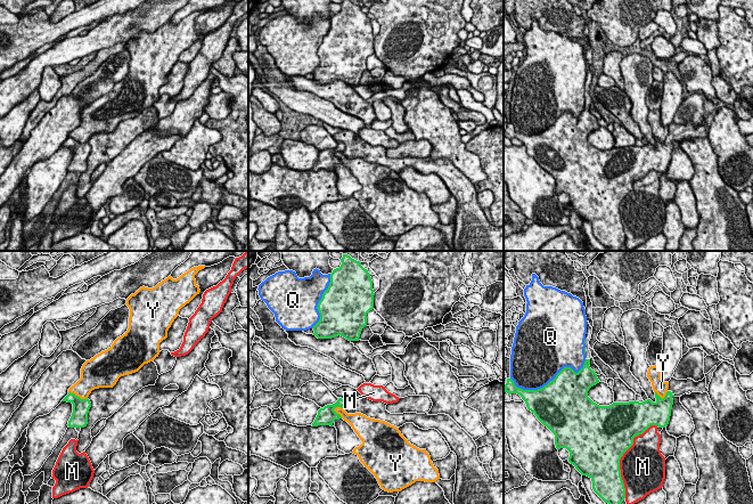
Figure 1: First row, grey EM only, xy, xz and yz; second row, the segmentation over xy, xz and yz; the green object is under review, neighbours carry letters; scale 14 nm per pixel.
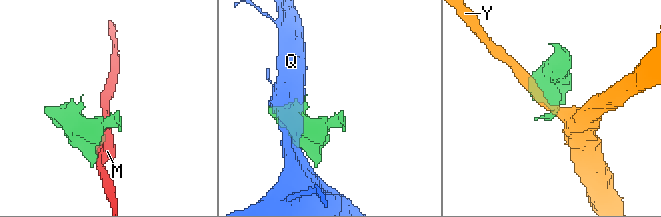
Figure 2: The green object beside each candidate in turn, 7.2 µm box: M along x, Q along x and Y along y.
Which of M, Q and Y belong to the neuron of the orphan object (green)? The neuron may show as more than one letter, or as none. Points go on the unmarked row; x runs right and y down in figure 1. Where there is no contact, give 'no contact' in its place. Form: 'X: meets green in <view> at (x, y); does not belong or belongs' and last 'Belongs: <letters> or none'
M: meets green in yz at (622, 200); does not belong
Q: meets green in yz at (550, 126); does not belong
Y: meets green in xy at (76, 140); does not belong
Belongs: none

